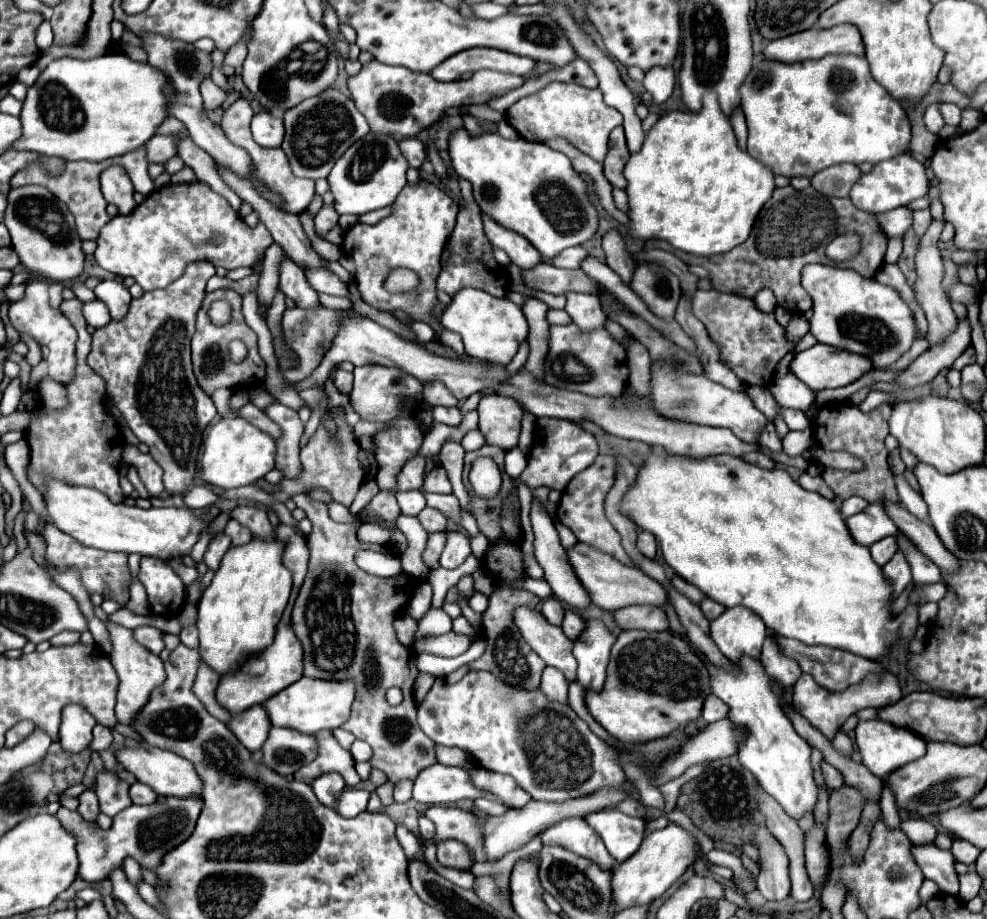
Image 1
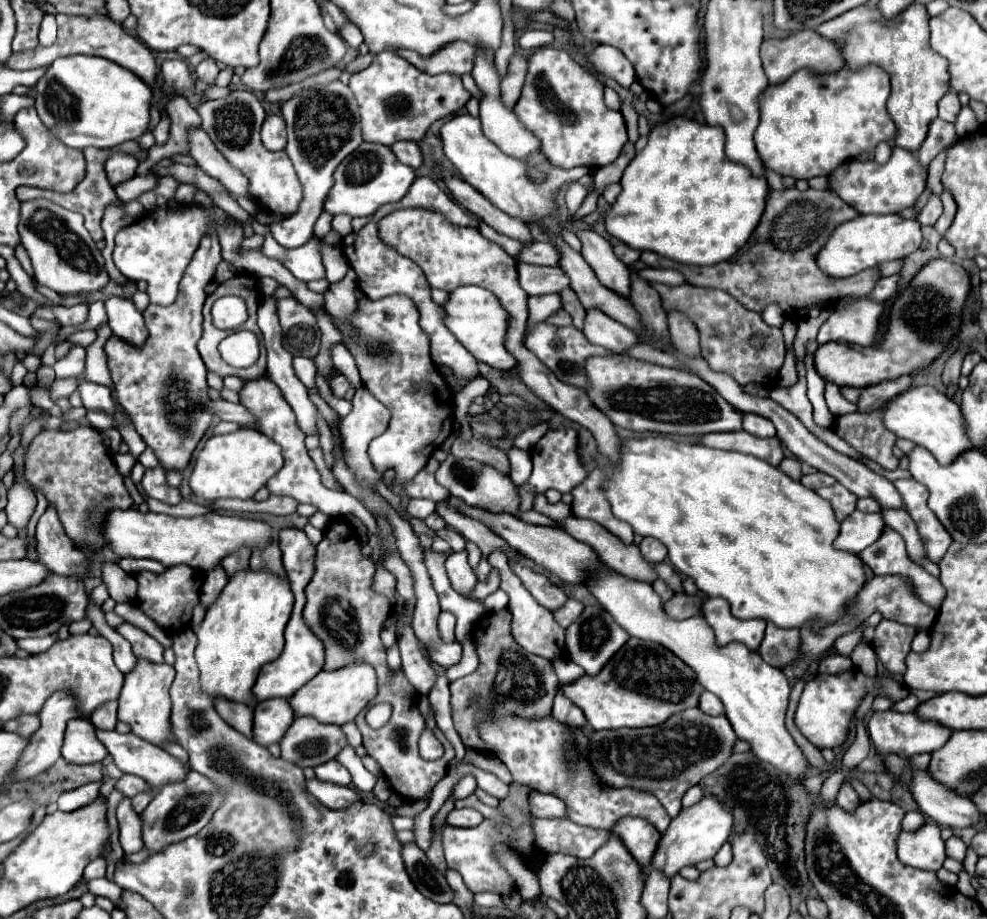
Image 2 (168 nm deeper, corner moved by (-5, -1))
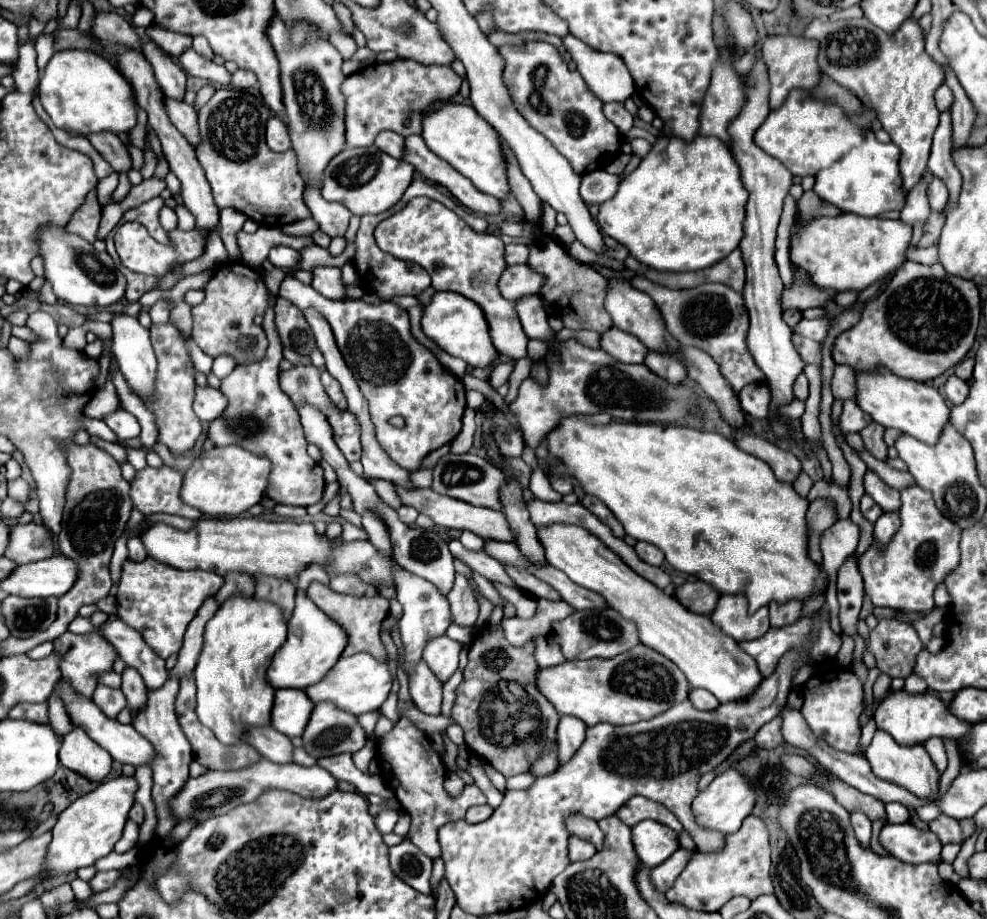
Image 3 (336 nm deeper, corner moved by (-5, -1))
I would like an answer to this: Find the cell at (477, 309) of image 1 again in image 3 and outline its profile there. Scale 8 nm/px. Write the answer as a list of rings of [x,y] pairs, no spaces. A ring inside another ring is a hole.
[[[435,292],[431,302],[423,308],[421,330],[427,338],[431,338],[441,350],[447,354],[465,360],[469,366],[487,366],[497,358],[497,350],[491,342],[487,322],[483,318],[483,310],[473,304],[469,298],[457,292]]]

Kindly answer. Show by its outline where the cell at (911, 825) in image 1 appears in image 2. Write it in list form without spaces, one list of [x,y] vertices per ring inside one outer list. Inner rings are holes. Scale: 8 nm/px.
[[[907,812],[903,818],[903,830],[909,830],[909,832],[919,830],[923,824],[925,824],[925,820],[923,820],[921,812]]]

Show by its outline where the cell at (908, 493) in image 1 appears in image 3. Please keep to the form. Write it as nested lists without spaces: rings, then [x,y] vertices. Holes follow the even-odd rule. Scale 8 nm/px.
[[[909,486],[901,490],[901,528],[897,534],[885,544],[885,550],[879,546],[877,540],[871,542],[871,546],[859,556],[859,568],[865,580],[865,594],[873,602],[873,606],[887,606],[895,610],[913,610],[913,612],[927,612],[935,608],[933,592],[937,584],[941,584],[957,566],[959,566],[959,540],[961,540],[961,528],[945,518],[941,510],[937,510],[931,494],[923,490],[921,486]]]

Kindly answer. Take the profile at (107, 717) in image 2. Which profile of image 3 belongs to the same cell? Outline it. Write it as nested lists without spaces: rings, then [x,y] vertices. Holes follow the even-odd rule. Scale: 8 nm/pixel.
[[[99,684],[99,686],[95,688],[95,692],[93,692],[93,702],[95,702],[109,718],[115,718],[115,716],[127,706],[125,696],[123,696],[121,690],[113,690],[113,688],[103,686],[103,684]]]

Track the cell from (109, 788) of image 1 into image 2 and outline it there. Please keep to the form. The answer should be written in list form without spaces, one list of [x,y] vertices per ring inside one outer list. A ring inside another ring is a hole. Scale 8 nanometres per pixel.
[[[123,798],[117,806],[117,820],[119,820],[119,842],[125,854],[135,854],[143,848],[141,842],[141,820],[137,812],[131,808],[131,800]]]

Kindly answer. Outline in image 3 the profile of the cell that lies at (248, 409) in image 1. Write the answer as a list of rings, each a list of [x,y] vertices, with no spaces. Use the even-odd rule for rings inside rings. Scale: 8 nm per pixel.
[[[197,386],[195,388],[195,404],[193,404],[193,410],[195,410],[195,414],[197,414],[197,418],[201,422],[203,420],[205,422],[215,420],[217,416],[223,414],[225,408],[227,408],[227,398],[219,390],[215,390],[211,386],[205,386],[205,388]]]

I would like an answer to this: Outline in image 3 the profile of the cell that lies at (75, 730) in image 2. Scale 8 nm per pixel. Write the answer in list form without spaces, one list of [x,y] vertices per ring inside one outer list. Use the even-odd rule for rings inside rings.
[[[73,728],[69,734],[63,736],[63,746],[59,750],[59,762],[89,778],[91,782],[103,782],[103,778],[111,770],[111,754],[95,744],[81,728]]]

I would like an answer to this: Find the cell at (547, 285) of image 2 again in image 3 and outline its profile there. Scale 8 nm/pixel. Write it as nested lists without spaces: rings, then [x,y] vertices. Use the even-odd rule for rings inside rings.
[[[527,264],[507,266],[499,278],[501,296],[507,300],[517,300],[525,294],[537,294],[541,288],[543,276],[533,272]]]

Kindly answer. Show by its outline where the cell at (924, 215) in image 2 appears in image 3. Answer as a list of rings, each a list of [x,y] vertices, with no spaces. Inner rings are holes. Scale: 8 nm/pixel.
[[[933,176],[933,180],[927,186],[927,198],[929,198],[929,204],[931,204],[933,212],[939,212],[947,204],[947,198],[949,198],[947,186],[937,176]]]

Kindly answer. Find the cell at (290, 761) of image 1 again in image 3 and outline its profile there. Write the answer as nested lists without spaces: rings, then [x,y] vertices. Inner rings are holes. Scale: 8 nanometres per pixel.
[[[321,702],[311,714],[311,720],[303,732],[303,742],[303,748],[311,756],[323,758],[361,750],[367,742],[367,734],[353,714],[337,710],[333,702]]]

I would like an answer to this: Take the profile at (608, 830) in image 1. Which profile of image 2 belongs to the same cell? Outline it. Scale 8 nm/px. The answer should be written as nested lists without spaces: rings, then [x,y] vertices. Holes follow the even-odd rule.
[[[625,816],[625,818],[617,820],[617,824],[613,826],[611,832],[617,838],[621,838],[621,842],[625,844],[629,854],[641,866],[647,866],[651,862],[651,856],[657,848],[659,836],[661,836],[647,820],[637,818],[637,816]]]

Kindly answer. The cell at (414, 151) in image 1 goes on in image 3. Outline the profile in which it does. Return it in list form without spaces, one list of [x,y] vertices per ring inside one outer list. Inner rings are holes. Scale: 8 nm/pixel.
[[[387,130],[387,132],[383,132],[383,134],[377,134],[377,138],[375,138],[375,146],[377,146],[379,150],[383,150],[385,154],[397,158],[397,160],[401,158],[403,142],[405,142],[405,138],[399,136],[399,134],[395,134],[395,132],[391,132],[391,130]]]

